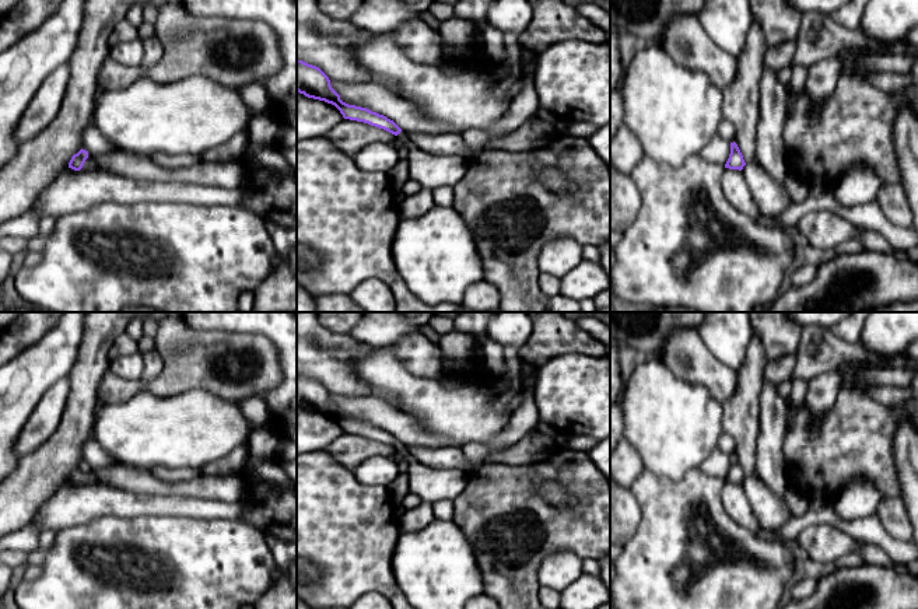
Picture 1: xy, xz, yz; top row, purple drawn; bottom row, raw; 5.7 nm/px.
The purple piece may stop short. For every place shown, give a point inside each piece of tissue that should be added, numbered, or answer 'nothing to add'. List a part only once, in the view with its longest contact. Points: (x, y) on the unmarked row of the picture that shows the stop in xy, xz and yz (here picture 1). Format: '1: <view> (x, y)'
1: xy (90, 478)

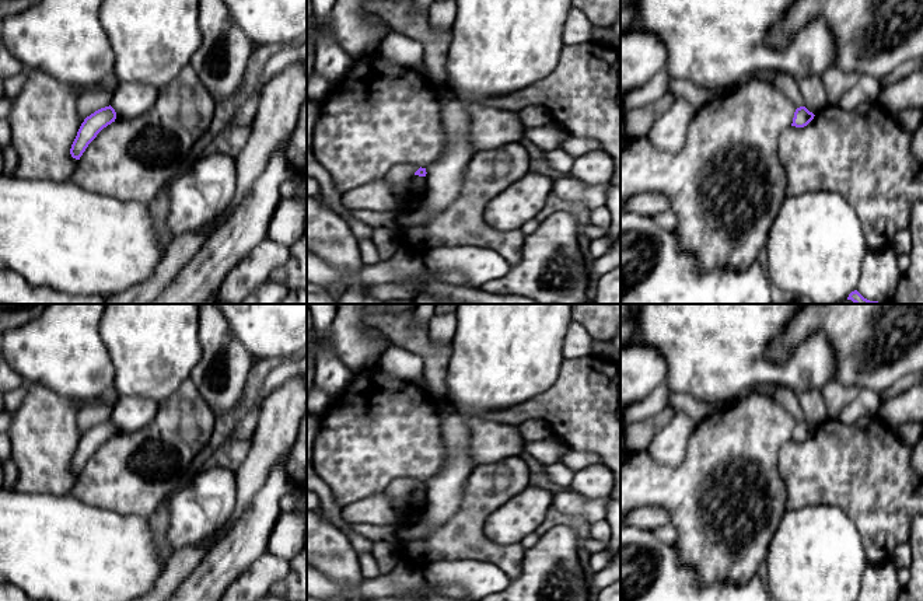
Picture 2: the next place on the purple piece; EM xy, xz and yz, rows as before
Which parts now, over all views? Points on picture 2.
nothing to add

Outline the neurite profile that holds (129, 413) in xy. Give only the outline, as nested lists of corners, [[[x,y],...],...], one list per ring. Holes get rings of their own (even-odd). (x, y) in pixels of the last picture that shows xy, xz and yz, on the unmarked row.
[[[119,396],[111,415],[115,426],[130,433],[148,424],[157,413],[158,402],[140,396]]]

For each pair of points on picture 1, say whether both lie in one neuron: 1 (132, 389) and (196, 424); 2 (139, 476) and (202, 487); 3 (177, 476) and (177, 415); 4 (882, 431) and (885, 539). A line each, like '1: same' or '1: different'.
1: different
2: same
3: different
4: different

